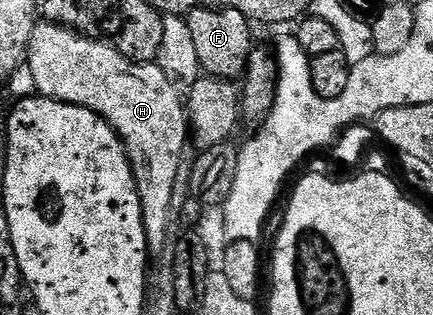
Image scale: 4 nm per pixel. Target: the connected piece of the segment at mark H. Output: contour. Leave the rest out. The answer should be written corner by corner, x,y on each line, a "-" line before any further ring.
36,24
25,65
28,70
31,68
31,81
35,84
34,92
38,96
85,107
114,127
115,134
123,141
137,183
148,250
159,255
168,248
167,232
171,229
171,221
173,225
173,183
177,183
177,171
186,150
183,148
189,145
189,118
185,101
180,90
165,75
165,71
161,71
157,63
138,65
136,61
125,59
125,55
121,55
114,44
107,42
106,45
103,41
95,40
99,39
77,33
66,25

